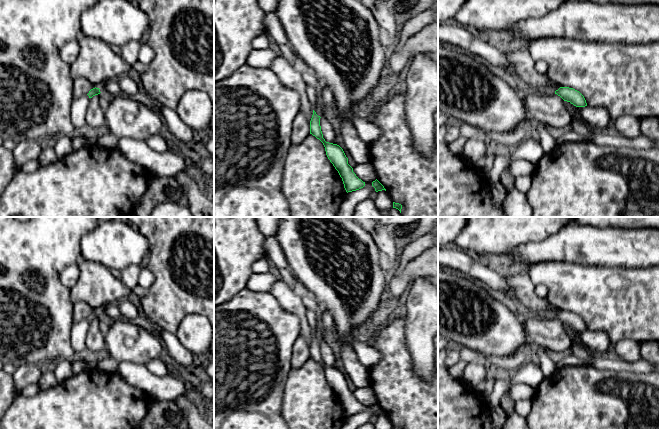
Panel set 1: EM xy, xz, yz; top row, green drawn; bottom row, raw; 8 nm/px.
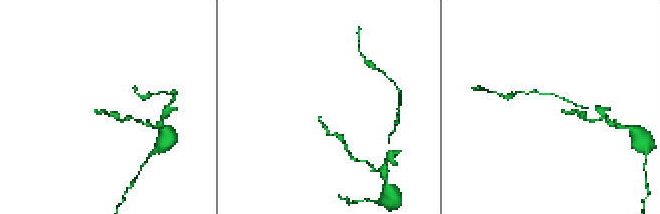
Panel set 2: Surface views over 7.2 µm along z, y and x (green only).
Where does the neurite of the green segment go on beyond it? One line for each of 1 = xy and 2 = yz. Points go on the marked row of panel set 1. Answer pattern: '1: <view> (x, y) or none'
1: none
2: none

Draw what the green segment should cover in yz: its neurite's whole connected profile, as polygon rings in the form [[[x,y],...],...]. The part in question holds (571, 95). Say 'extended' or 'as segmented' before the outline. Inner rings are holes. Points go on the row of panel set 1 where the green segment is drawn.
as segmented; [[[560,87],[555,91],[555,94],[560,96],[564,101],[570,102],[576,107],[587,106],[584,96],[577,90],[569,87]]]

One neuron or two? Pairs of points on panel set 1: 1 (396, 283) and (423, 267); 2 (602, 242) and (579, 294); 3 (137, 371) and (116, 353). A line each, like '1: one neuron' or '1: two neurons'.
1: one neuron
2: two neurons
3: two neurons

